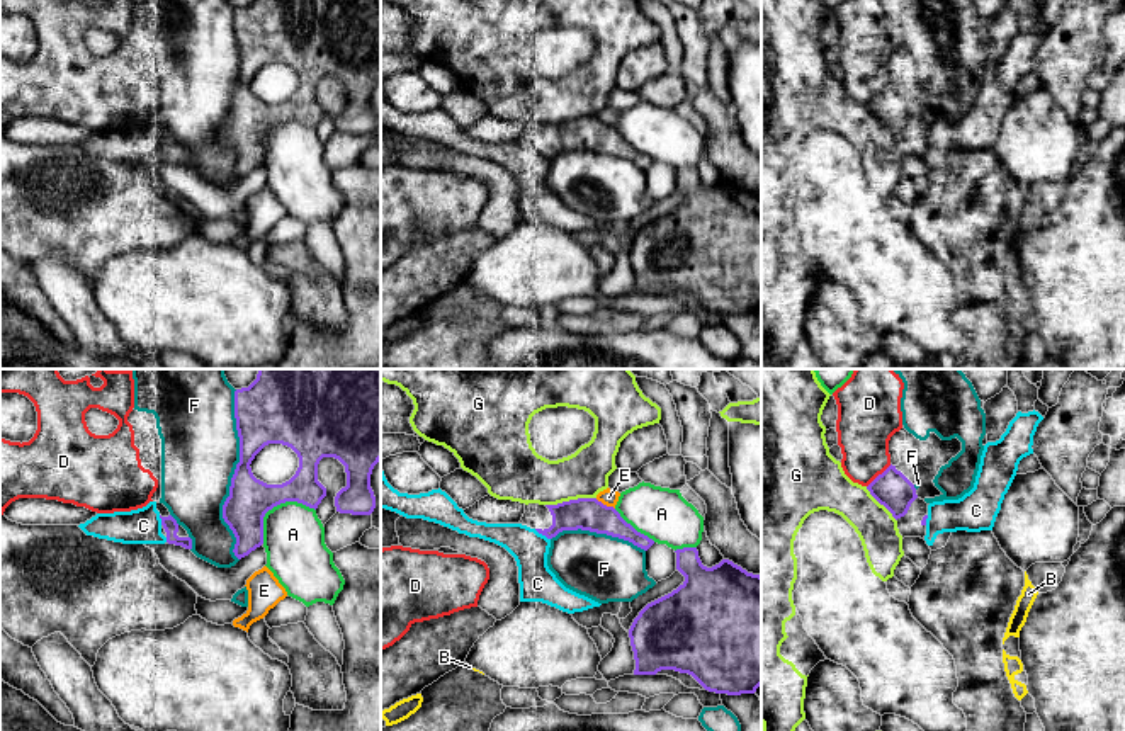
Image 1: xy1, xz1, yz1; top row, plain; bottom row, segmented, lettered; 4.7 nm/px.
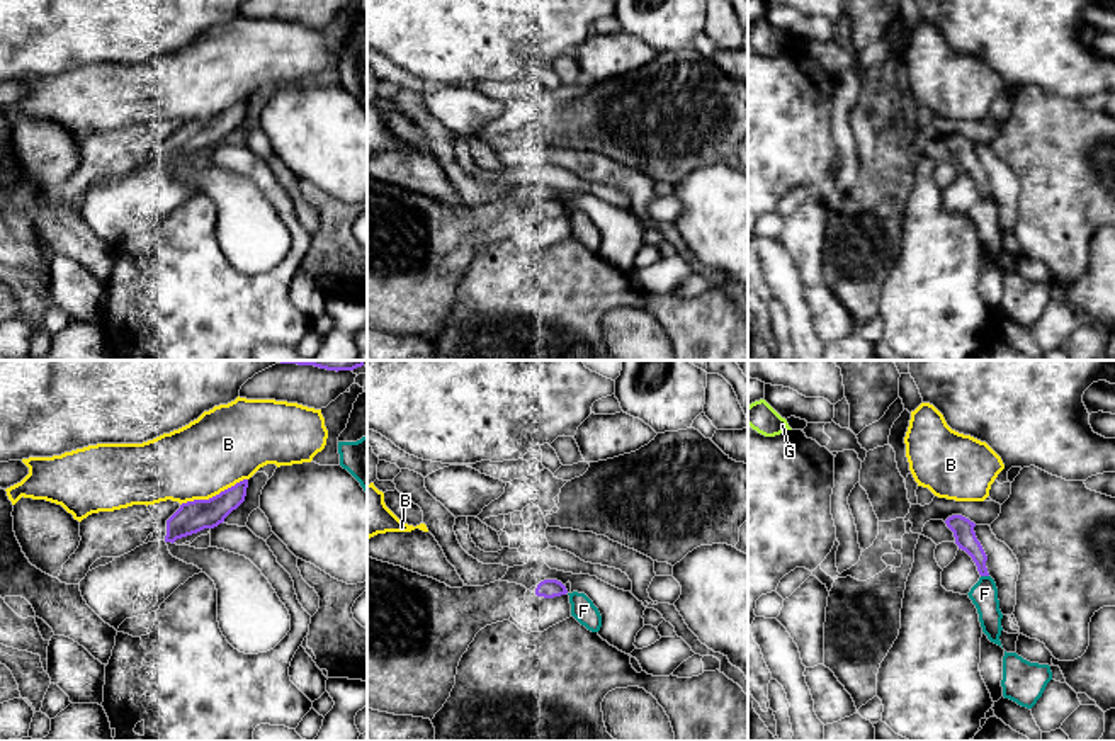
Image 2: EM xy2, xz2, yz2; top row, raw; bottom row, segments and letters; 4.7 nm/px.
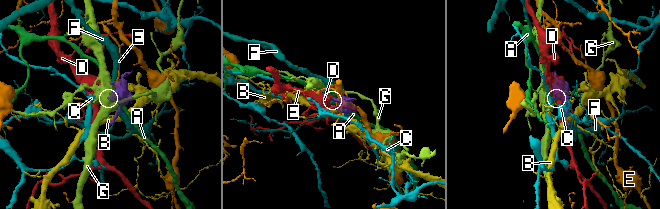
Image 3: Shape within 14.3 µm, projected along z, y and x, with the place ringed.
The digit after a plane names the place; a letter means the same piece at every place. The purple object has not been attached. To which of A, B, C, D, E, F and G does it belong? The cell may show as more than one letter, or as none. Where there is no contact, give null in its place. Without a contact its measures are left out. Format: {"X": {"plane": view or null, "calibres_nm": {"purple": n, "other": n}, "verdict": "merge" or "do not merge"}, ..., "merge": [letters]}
{"A": {"plane": "xy1", "calibres_nm": {"purple": 200, "other": 280}, "verdict": "do not merge"}, "B": {"plane": "xy2", "calibres_nm": {"purple": 150, "other": 360}, "verdict": "do not merge"}, "C": {"plane": "xz1", "calibres_nm": {"purple": 160, "other": 180}, "verdict": "do not merge"}, "D": {"plane": "yz1", "calibres_nm": {"purple": 170, "other": 280}, "verdict": "do not merge"}, "E": {"plane": "xz1", "calibres_nm": {"purple": 160, "other": 80}, "verdict": "do not merge"}, "F": {"plane": "xy1", "calibres_nm": {"purple": 200, "other": 360}, "verdict": "do not merge"}, "G": {"plane": "xz1", "calibres_nm": {"purple": 160, "other": 240}, "verdict": "do not merge"}, "merge": []}

